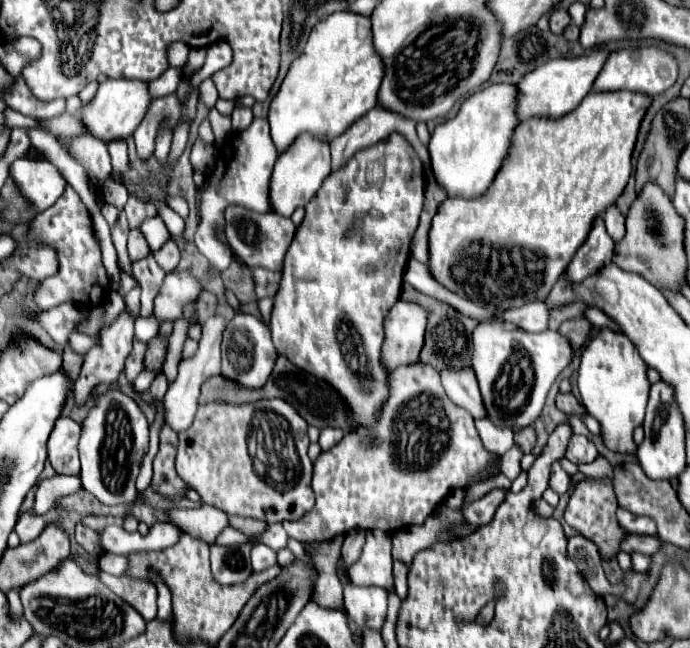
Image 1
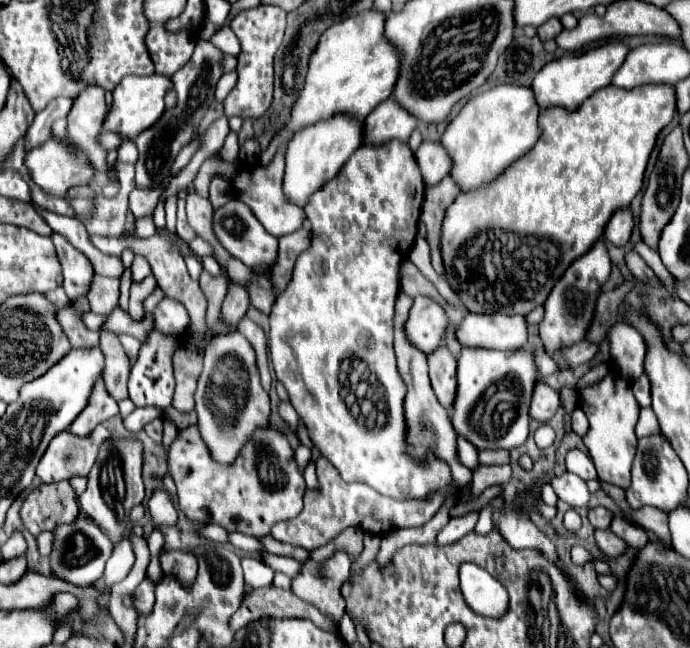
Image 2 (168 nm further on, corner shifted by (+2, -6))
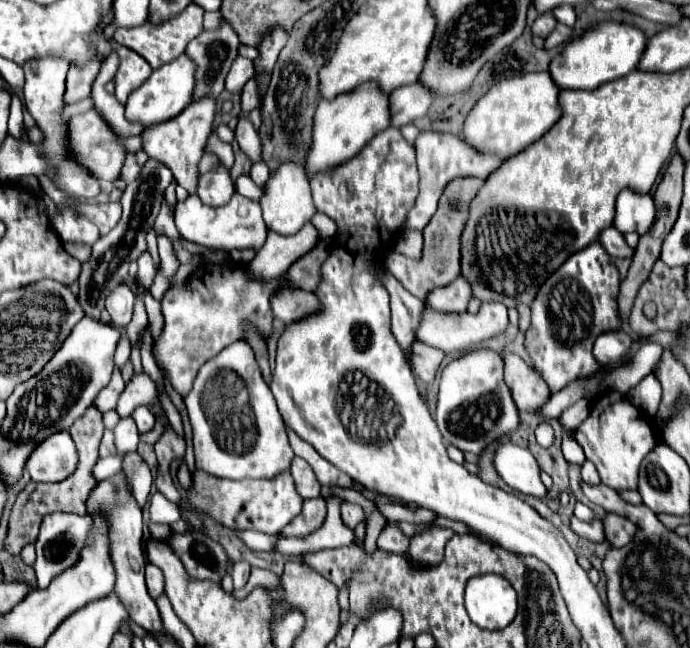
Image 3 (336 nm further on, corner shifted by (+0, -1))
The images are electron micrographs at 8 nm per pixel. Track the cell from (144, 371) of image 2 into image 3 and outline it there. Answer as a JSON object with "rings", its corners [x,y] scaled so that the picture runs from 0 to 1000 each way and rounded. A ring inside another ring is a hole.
{"rings":[[[207,574],[184,590],[184,599],[167,627],[167,636],[172,639],[172,645],[184,645],[193,636],[193,627],[213,627],[213,623],[230,623],[230,617],[225,593]]]}

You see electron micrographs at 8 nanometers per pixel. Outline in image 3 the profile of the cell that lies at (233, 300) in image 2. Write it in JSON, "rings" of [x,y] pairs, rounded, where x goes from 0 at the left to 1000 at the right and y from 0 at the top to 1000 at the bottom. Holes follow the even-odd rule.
{"rings":[[[445,343],[430,361],[422,364],[390,358],[372,395],[358,407],[358,417],[364,423],[372,423],[375,429],[396,432],[401,429],[401,423],[416,420],[419,410],[436,395],[451,389],[459,380],[459,373],[462,358],[451,343]]]}

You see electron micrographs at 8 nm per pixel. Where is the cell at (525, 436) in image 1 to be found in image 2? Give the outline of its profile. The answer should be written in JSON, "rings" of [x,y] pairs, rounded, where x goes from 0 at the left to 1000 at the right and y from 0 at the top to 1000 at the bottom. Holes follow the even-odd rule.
{"rings":[[[700,694],[694,698],[694,716],[697,718],[728,718],[739,711],[735,694]]]}

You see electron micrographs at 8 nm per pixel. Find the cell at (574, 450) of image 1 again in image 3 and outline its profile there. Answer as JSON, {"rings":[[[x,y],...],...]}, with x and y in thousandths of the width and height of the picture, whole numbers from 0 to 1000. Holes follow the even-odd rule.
{"rings":[[[848,713],[848,716],[845,716],[842,735],[845,735],[845,741],[848,741],[851,747],[859,747],[859,750],[865,750],[865,747],[871,744],[871,741],[865,738],[865,722],[862,722],[857,713]]]}

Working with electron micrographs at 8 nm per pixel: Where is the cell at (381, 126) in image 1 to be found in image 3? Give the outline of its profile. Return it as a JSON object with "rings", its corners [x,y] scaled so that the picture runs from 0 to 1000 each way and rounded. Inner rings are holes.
{"rings":[[[610,127],[581,133],[567,145],[567,194],[581,198],[604,182],[613,182],[630,145]]]}

